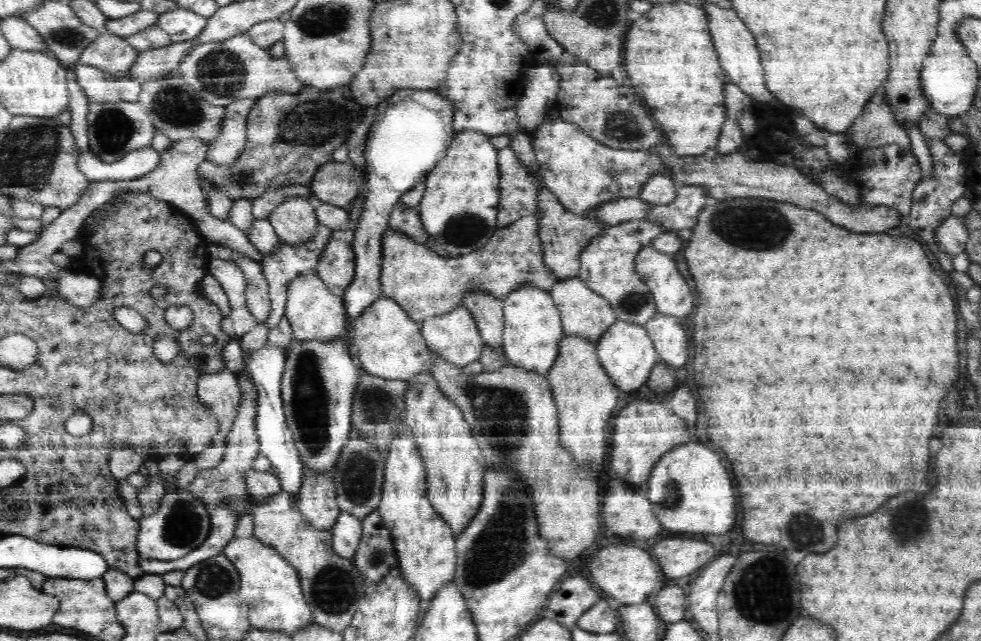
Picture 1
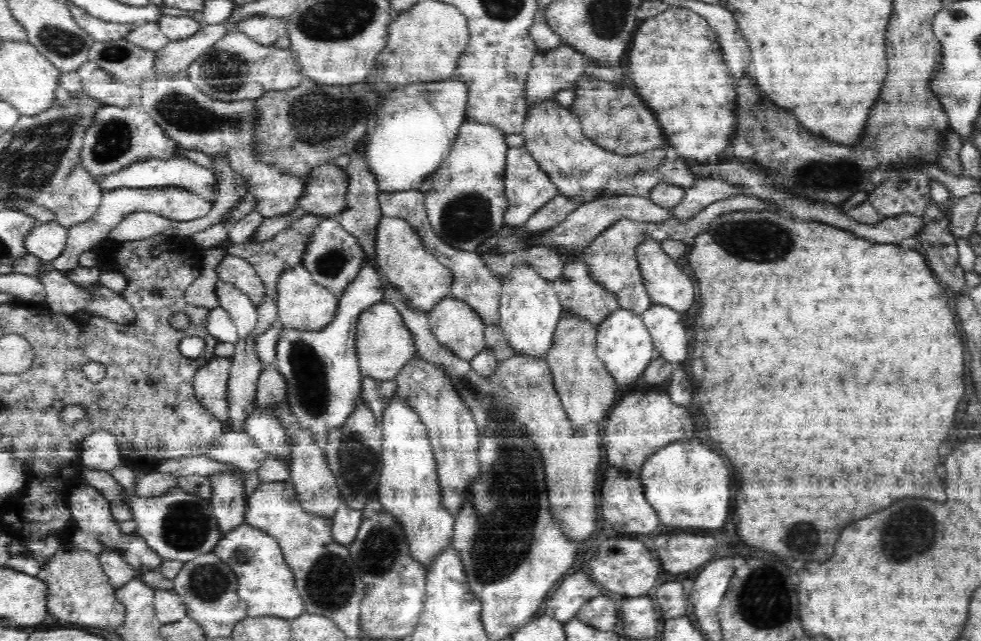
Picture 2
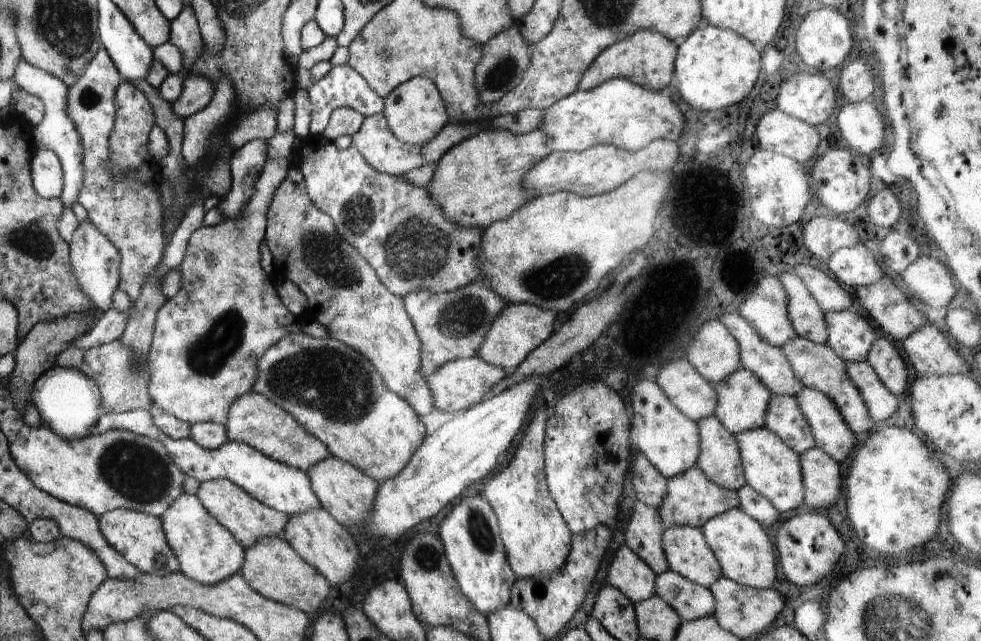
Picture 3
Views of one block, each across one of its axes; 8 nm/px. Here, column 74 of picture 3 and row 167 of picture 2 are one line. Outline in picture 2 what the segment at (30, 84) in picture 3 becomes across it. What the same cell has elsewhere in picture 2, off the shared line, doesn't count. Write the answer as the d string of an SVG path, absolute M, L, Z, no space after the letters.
M149 159L139 162L134 162L131 166L116 172L115 174L101 177L96 179L96 182L104 190L117 189L117 188L152 188L152 187L170 187L178 186L194 192L202 196L209 202L214 201L213 186L217 186L218 178L210 171L202 166L198 166L188 159L169 159L169 160L156 160Z

